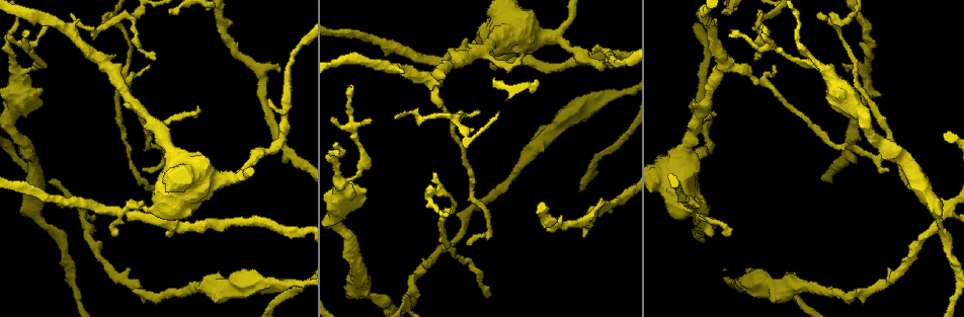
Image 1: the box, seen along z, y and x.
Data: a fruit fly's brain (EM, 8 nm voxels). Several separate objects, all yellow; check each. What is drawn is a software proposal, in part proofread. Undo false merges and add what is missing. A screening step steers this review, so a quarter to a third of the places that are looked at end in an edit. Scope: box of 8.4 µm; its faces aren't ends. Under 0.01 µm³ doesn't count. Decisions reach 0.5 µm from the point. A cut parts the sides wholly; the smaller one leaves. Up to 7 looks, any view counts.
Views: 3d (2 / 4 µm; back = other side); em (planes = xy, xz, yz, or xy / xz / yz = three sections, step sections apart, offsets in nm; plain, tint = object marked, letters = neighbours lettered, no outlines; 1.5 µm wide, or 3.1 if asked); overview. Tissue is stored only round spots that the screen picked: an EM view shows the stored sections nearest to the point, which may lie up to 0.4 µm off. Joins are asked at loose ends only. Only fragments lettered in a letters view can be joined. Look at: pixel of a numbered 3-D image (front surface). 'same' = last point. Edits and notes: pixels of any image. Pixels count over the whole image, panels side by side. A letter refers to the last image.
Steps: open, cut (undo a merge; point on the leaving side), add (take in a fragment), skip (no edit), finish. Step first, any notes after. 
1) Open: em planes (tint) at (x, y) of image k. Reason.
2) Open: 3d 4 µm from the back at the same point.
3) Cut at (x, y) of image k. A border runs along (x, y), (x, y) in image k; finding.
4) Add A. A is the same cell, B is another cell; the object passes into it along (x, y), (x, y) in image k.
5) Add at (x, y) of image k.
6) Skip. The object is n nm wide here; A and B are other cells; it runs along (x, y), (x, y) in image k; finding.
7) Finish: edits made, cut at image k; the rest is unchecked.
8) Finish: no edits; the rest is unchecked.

Open: 3d 2 µm at (44, 28) of image 1. Thin end.

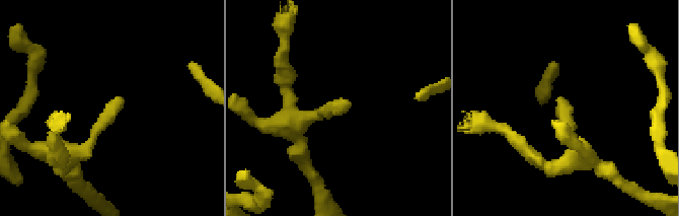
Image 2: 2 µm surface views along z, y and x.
Open: em planes (letters) at (118, 100) of image 2. Now the EM.

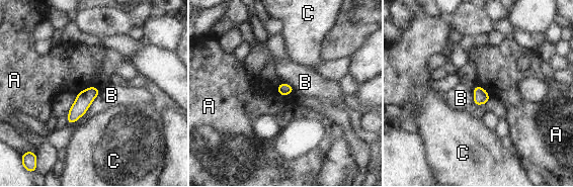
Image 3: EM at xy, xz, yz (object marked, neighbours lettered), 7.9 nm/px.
Skip. The object is 100 nm wide here; A, B and C are other cells; a border runs along (477, 85), (482, 87), (490, 97) in image 3; none of them fits.

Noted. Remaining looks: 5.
Open: em yz step 8 (tint) at (132, 18) of image 1. A fork.

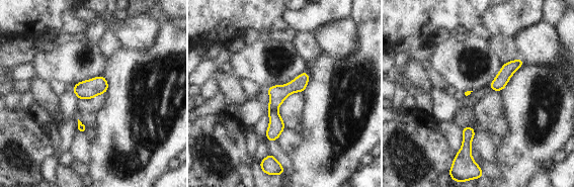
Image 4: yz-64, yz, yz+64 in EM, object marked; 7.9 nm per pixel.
Open: em planes (letters) at the same point. Another direction.

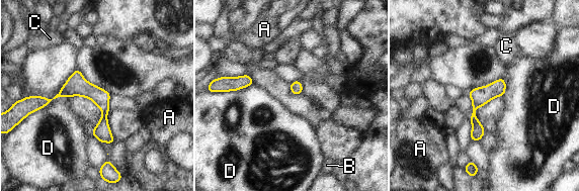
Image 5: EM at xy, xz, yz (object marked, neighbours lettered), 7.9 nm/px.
Skip. A, B, C and D are other cells; a border runs along (77, 68), (47, 104), (29, 113) in image 5; one cell here.

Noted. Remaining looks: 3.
Open: em xz step 4 (plain) at (121, 215) of image 1. Sharp bend.

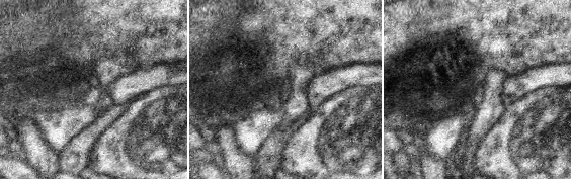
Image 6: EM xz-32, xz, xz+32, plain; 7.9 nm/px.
Open: em xz step 4 (tint) at the same point. Where the object lies.

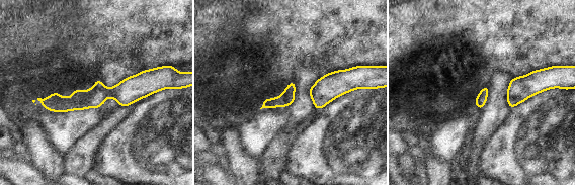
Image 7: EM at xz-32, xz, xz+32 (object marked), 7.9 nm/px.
Open: em xz step 4 (letters) at the same point.

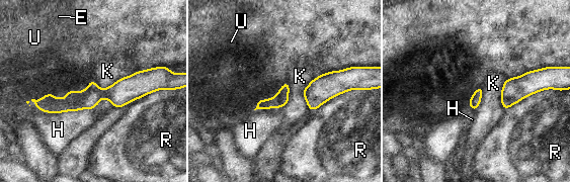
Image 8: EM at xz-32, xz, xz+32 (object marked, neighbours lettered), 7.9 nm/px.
Cut at (271, 102) of image 8. E, H, K, R and U are other cells; the part that leaves runs along (151, 89), (37, 103) in image 8; a second cell is stuck on.

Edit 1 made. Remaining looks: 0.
Finish: edits made, cut at image 8; the rest is unchecked.

